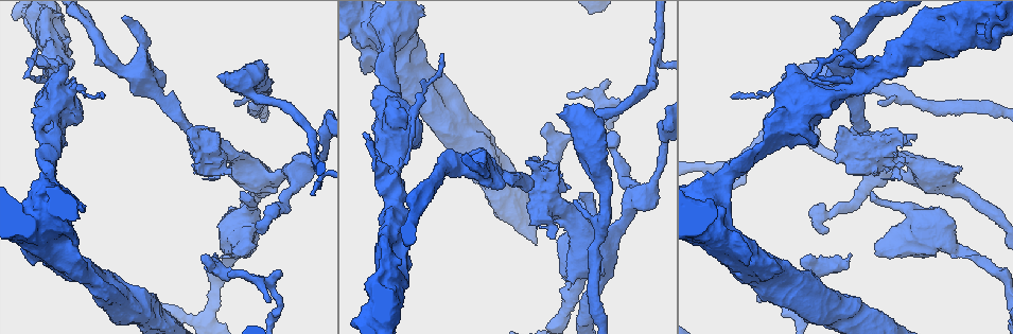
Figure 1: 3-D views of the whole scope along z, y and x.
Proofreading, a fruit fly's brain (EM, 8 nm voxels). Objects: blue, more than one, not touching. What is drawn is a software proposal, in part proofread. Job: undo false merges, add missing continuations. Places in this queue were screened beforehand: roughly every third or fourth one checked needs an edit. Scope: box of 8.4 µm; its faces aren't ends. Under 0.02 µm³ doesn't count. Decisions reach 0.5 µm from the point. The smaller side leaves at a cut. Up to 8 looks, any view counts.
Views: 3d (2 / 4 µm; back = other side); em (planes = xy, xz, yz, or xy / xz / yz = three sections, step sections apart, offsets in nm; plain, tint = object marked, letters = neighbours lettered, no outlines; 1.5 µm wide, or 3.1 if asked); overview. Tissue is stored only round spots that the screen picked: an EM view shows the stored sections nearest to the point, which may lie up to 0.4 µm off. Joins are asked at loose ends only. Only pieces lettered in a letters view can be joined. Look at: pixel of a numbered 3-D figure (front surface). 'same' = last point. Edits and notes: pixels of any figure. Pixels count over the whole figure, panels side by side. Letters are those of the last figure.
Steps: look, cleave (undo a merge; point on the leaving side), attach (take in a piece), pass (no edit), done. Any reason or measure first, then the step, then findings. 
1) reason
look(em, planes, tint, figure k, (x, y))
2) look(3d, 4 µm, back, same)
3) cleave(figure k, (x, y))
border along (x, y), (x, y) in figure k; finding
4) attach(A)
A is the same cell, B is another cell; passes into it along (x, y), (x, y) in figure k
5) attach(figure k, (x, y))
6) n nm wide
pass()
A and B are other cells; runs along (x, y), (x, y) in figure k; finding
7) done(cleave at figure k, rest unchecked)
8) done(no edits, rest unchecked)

calibre changes
look(em, planes, letters, figure 1, (578, 279))

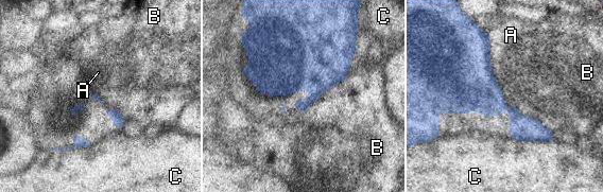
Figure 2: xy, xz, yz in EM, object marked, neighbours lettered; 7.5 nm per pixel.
70 nm wide
pass()
A, B and C are other cells; continuous, no second neuron

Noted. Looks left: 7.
branch stops here
look(em, yz, step 4, letters, figure 1, (261, 230))

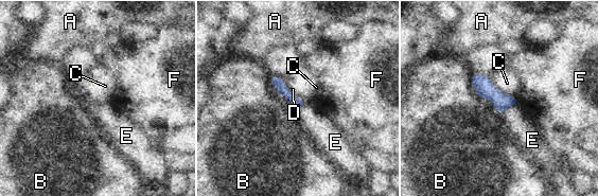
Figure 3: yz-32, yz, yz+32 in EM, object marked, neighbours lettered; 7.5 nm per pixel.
D touches over 280 nm
pass()
A, B, C, D, E and F are other cells; border along (519, 102), (500, 112) in figure 3; no lettered piece goes on from it

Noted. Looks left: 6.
thin end
look(em, planes, letters, figure 1, (311, 193))

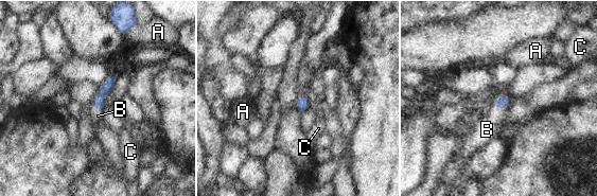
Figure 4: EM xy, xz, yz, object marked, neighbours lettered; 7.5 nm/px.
attach(B)
B is the same cell, A and C are other cells; passes into it along (503, 102), (499, 108), (487, 129) in figure 4; the neuron continues

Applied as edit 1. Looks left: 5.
branch stops here
look(em, xz, step 8, letters, figure 1, (568, 94))

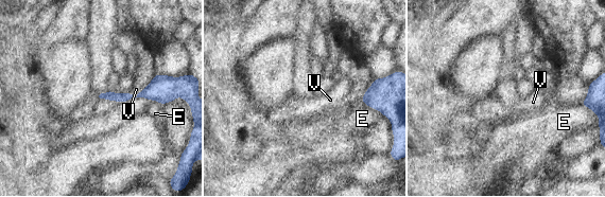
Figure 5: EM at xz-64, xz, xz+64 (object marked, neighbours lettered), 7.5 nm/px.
look(em, planes, letters, same)

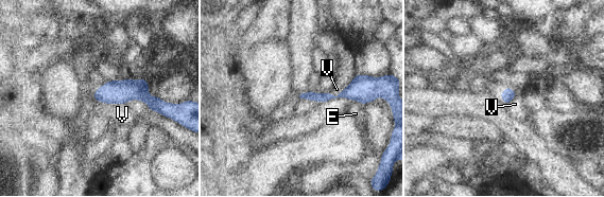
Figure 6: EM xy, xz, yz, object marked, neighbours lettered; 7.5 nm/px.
pass()
E and V are other cells; no lettered piece goes on from it

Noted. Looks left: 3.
done(attach at figure 4, rest unchecked)

